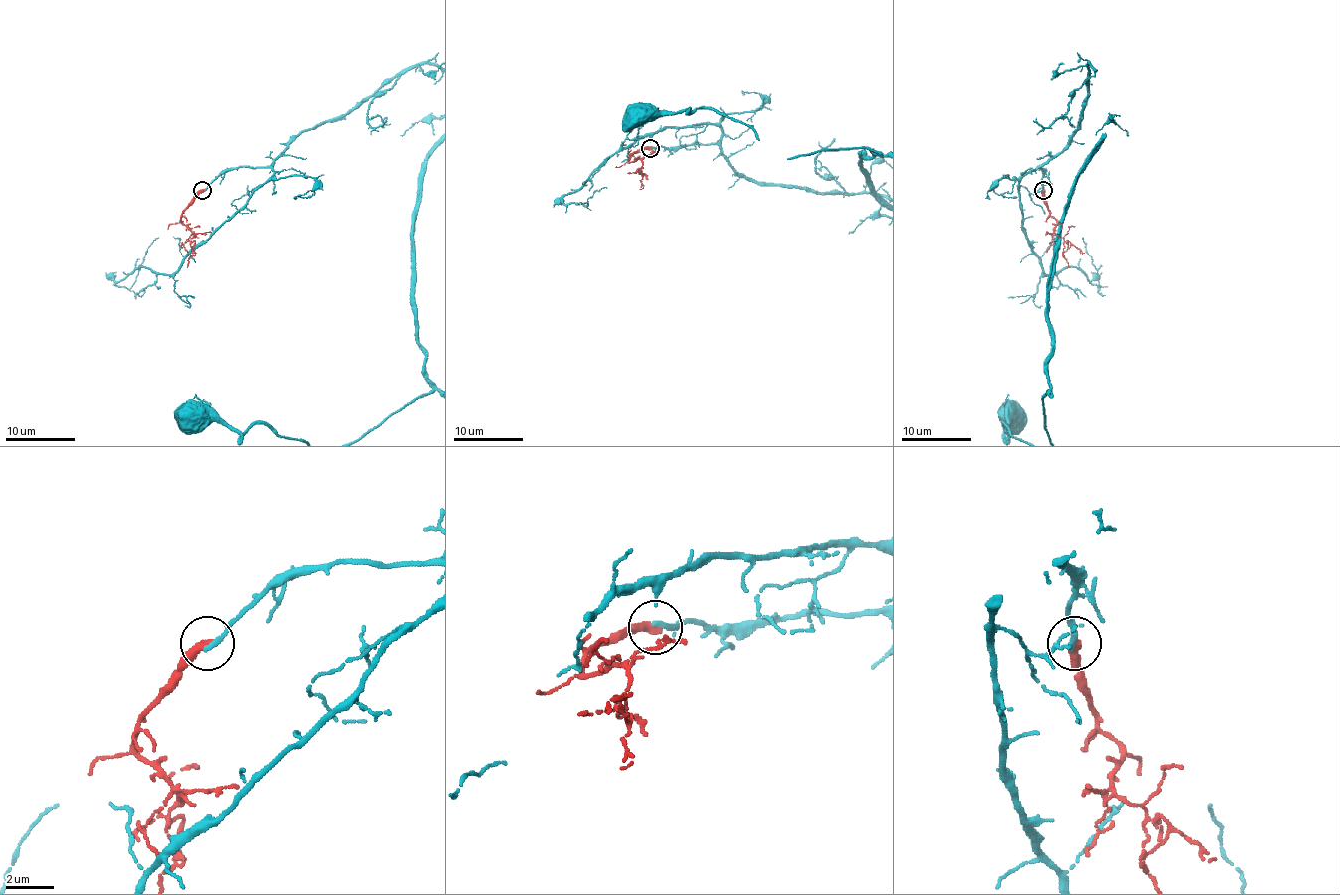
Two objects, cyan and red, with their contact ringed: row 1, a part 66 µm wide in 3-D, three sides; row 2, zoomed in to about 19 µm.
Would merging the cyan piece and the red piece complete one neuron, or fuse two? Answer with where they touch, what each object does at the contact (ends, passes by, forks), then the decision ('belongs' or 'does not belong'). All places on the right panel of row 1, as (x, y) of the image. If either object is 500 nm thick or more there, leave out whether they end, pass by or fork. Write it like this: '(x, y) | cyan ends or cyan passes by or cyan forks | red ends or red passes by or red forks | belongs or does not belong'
(1043, 190) | cyan ends | red ends | does not belong

